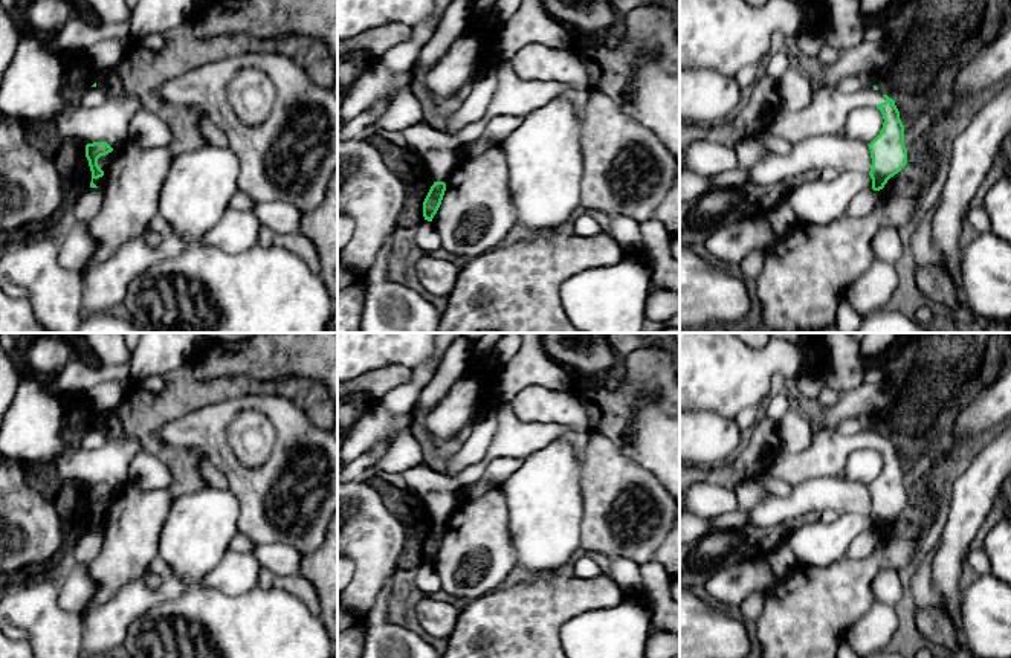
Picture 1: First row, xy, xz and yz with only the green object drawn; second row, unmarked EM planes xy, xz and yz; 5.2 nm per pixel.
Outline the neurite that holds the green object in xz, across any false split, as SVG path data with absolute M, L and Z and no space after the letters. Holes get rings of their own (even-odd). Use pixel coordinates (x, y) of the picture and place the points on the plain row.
M434 524L434 527L431 528L425 543L423 543L423 559L428 563L432 563L434 557L437 556L443 537L446 533L446 525L444 524Z

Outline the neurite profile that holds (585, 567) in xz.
M588 556L574 557L573 562L574 562L576 577L594 579L594 577L603 574L599 563L596 560L593 560L591 557L588 557Z

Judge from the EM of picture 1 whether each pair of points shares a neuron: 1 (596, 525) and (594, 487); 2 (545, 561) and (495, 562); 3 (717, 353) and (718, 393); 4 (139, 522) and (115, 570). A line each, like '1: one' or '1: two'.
1: one
2: two
3: one
4: one

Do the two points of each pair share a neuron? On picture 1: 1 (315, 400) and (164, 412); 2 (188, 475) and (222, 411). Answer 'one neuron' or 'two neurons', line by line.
1: one neuron
2: two neurons

